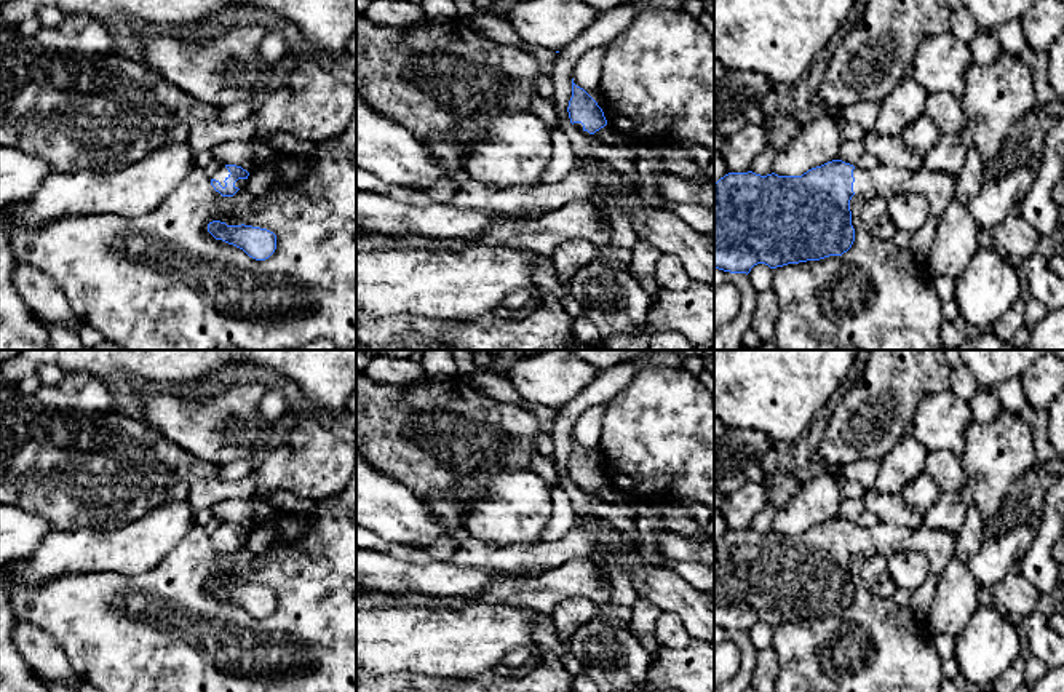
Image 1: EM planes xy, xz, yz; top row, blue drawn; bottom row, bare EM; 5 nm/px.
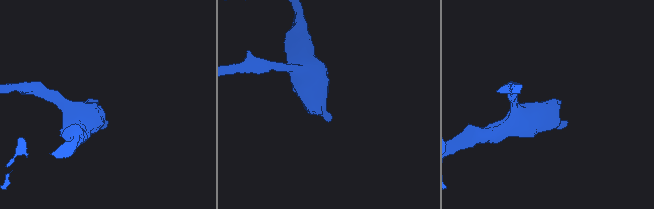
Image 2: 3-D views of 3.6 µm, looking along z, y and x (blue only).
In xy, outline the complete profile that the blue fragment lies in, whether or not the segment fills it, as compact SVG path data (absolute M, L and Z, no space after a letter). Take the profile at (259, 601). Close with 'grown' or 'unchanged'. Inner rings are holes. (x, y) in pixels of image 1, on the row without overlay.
M220 579L208 582L208 590L228 603L243 607L256 618L268 617L276 607L276 593L267 587L252 583L227 583Z; unchanged

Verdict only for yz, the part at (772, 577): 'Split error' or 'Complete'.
Split error

